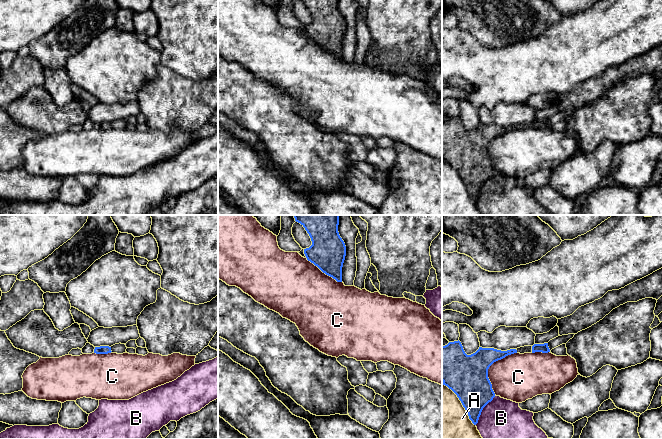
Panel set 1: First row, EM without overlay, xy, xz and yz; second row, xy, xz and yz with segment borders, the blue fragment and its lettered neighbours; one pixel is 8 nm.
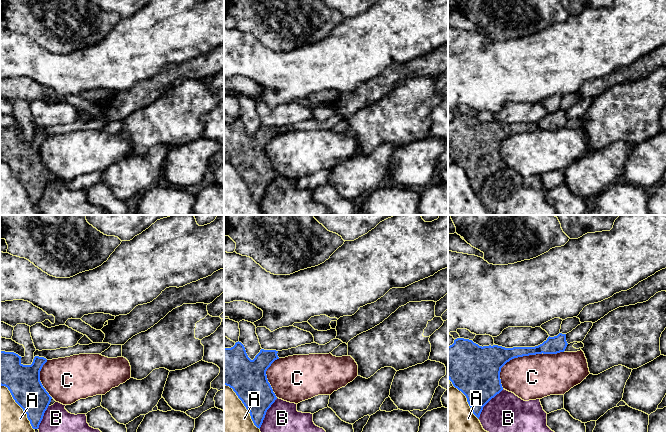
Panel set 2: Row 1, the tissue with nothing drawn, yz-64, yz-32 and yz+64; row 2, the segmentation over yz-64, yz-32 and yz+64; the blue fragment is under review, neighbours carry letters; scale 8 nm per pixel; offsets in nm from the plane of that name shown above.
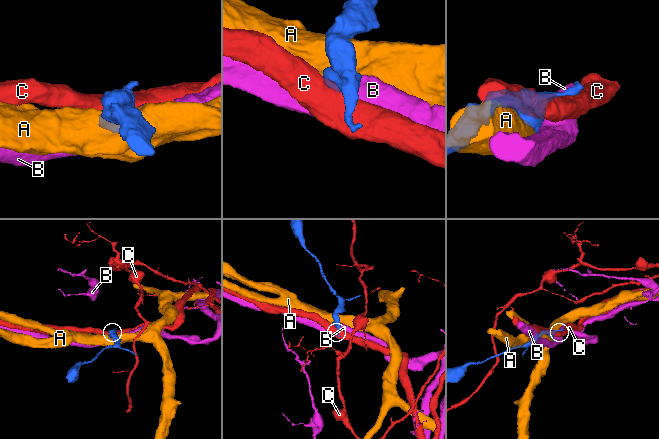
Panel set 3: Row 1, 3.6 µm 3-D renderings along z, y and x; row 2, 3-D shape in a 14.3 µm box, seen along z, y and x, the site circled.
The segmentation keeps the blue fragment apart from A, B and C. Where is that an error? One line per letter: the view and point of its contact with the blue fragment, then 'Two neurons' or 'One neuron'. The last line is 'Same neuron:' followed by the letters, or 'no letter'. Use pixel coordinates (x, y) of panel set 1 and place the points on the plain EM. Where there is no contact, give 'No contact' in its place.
A: Touches blue at yz (462, 180). Two neurons
B: Touches blue at yz (482, 185). Two neurons
C: Touches blue at yz (489, 142). Two neurons
Same neuron: no letter

